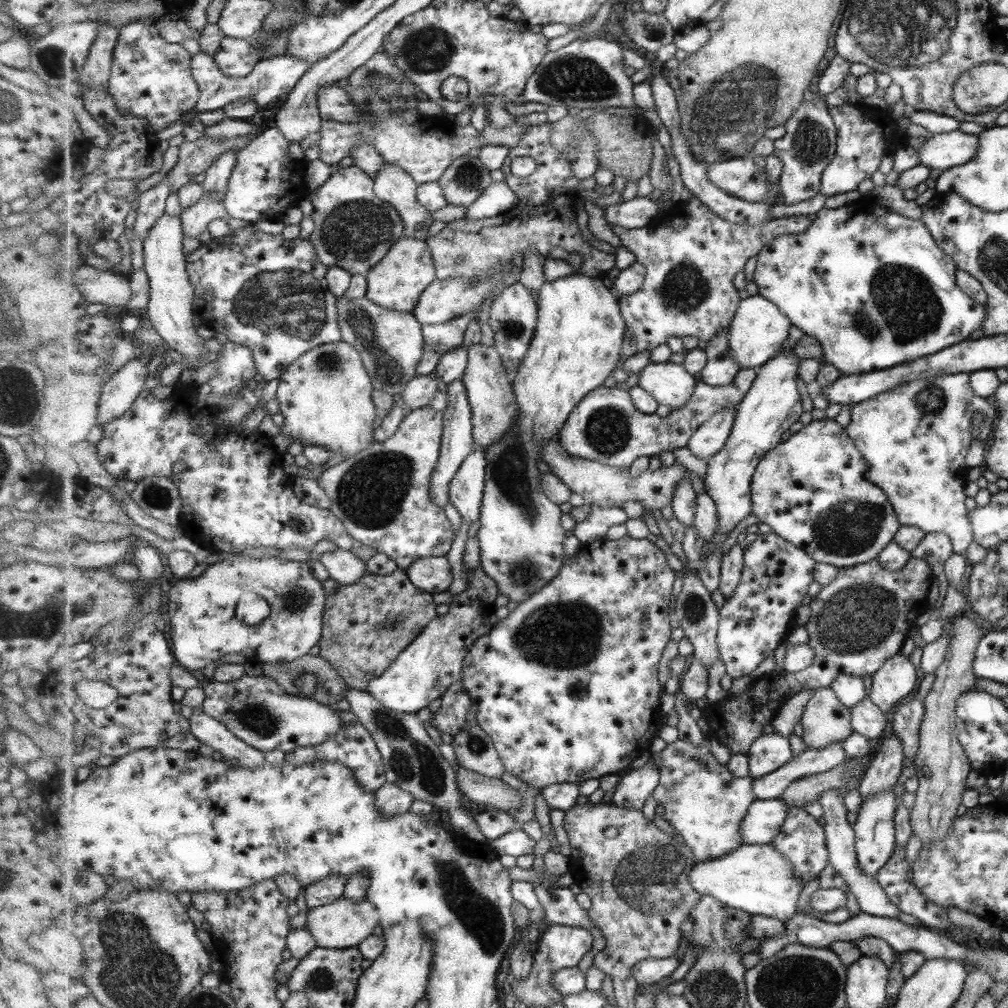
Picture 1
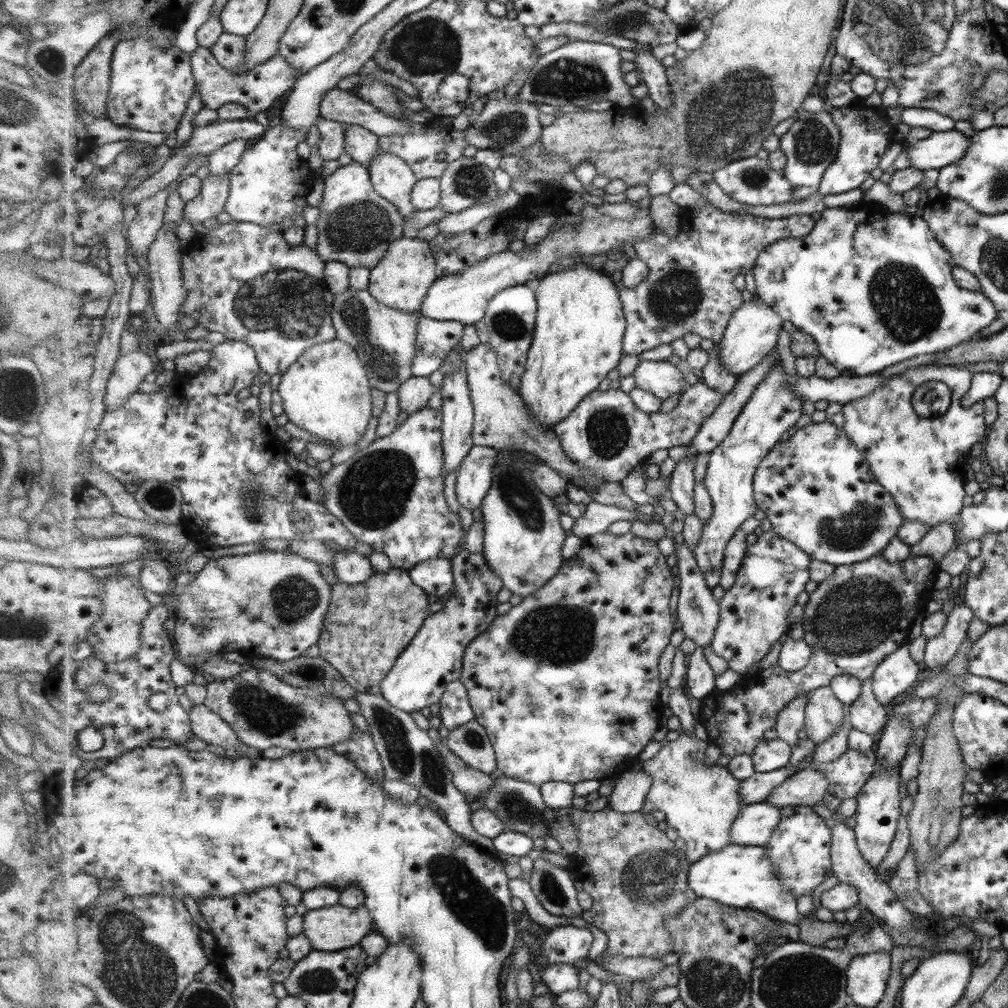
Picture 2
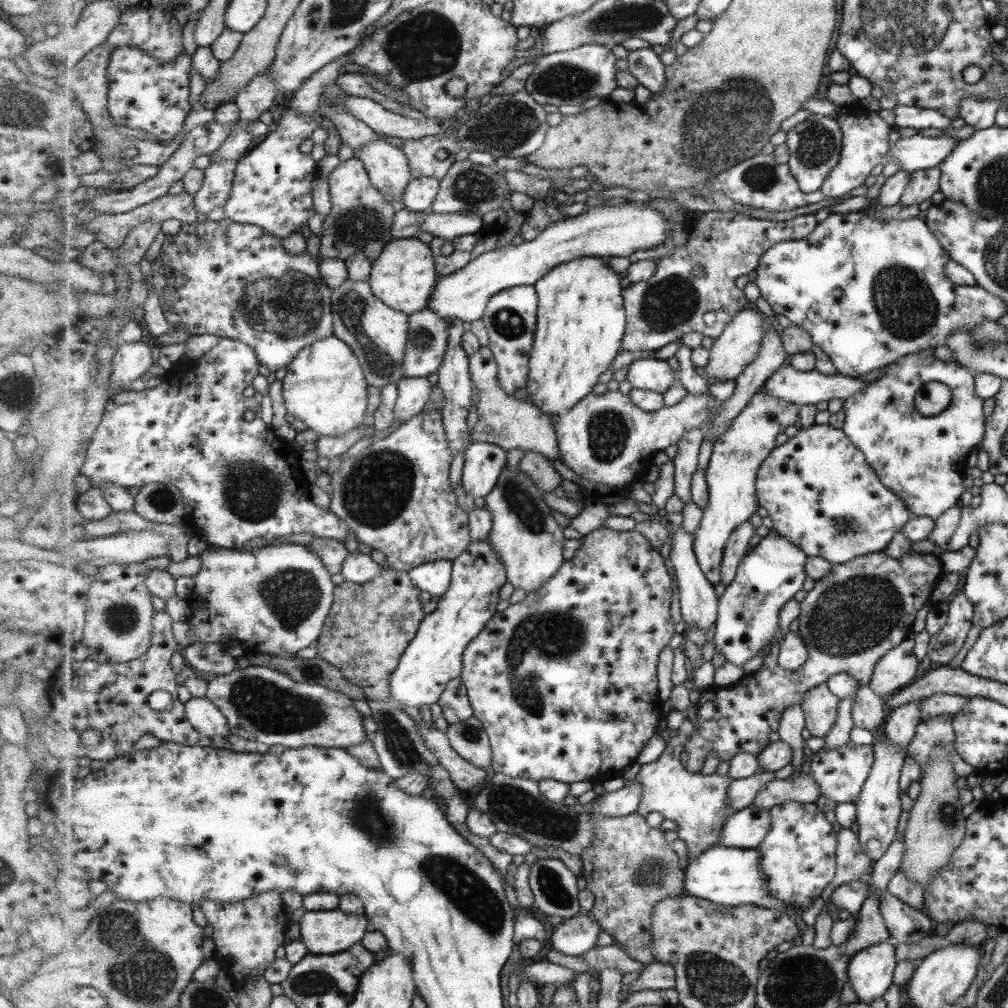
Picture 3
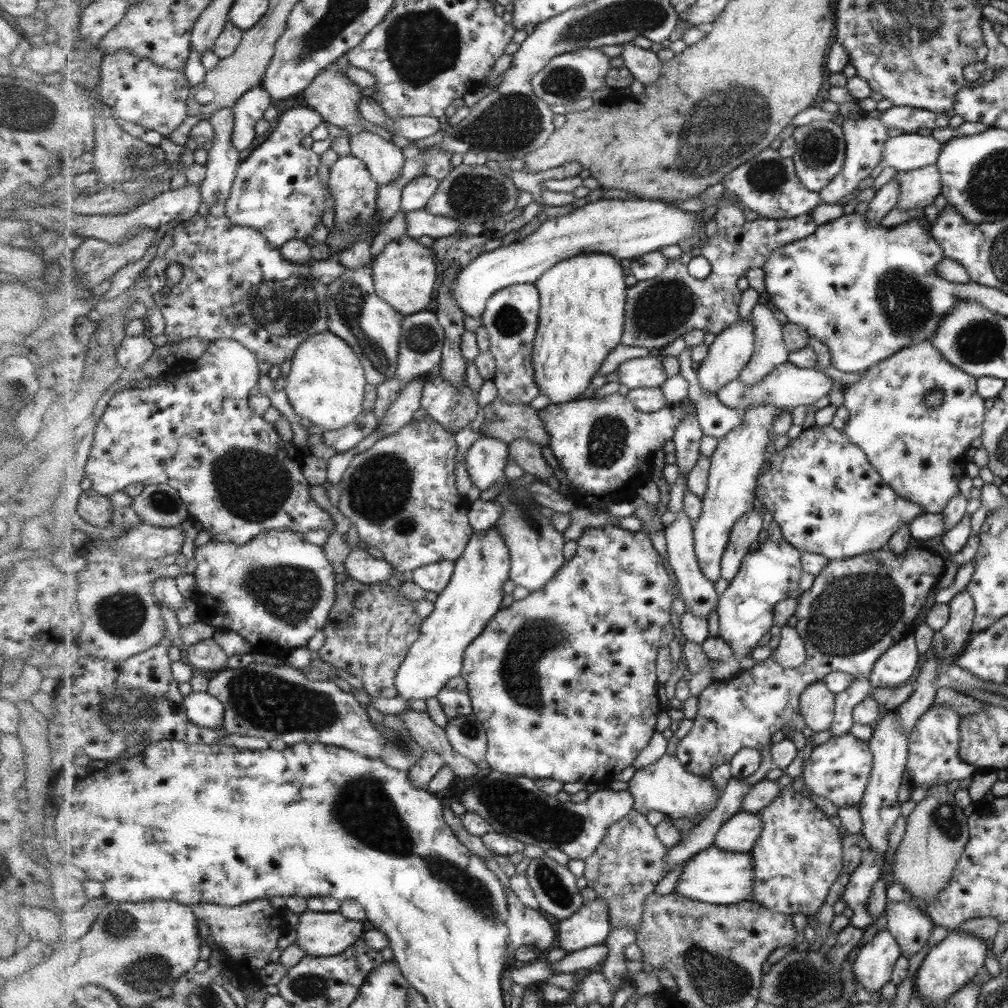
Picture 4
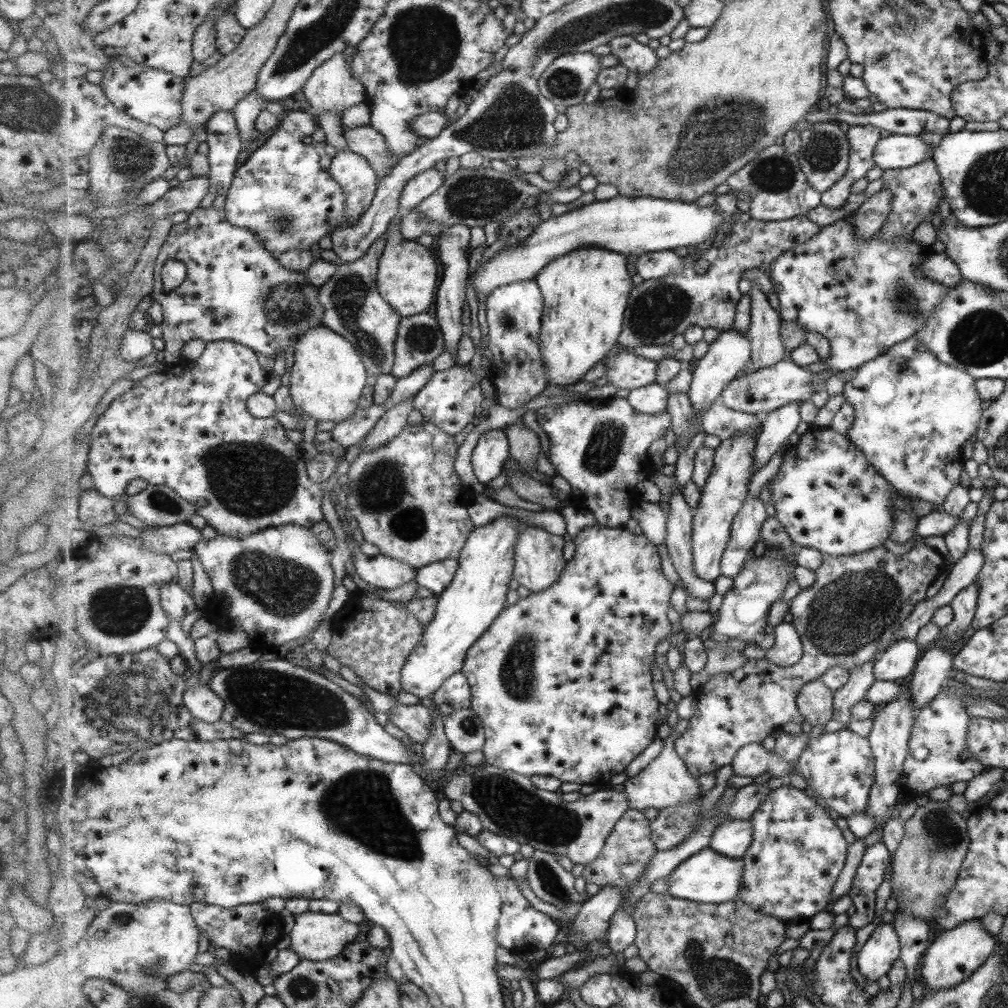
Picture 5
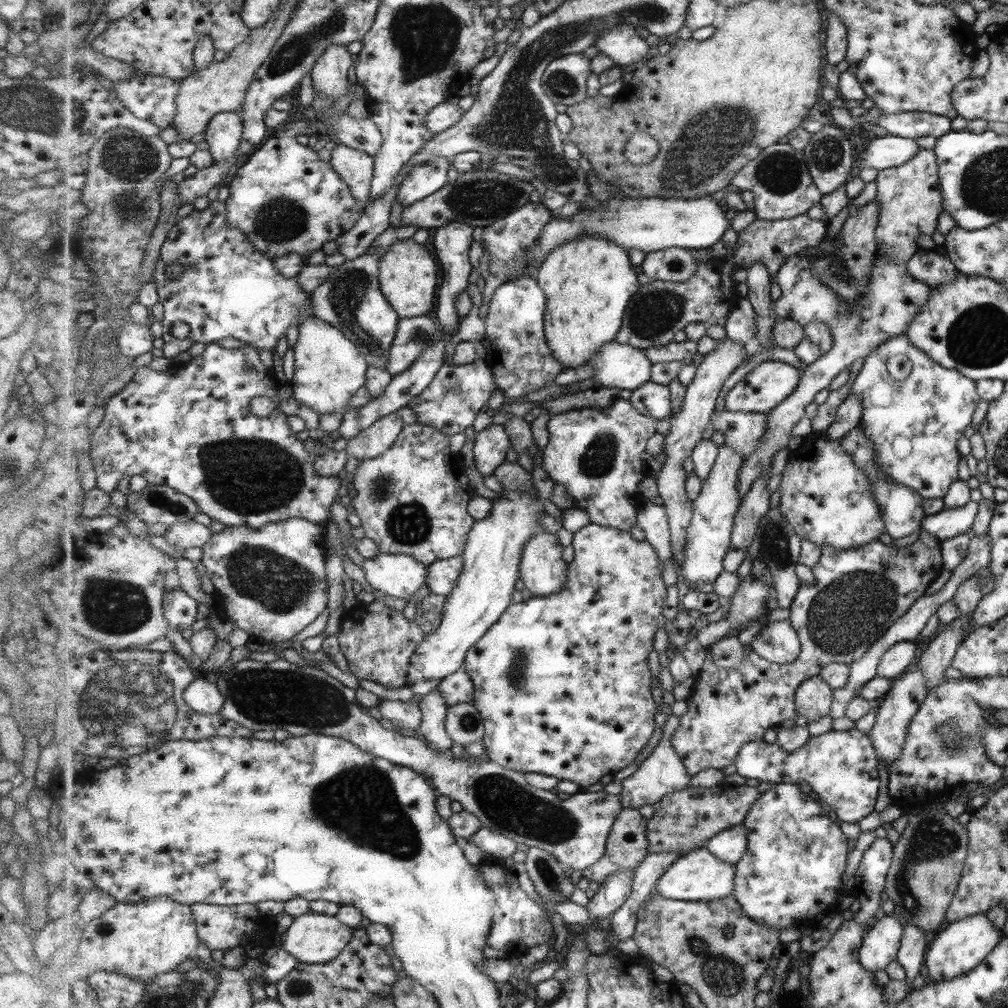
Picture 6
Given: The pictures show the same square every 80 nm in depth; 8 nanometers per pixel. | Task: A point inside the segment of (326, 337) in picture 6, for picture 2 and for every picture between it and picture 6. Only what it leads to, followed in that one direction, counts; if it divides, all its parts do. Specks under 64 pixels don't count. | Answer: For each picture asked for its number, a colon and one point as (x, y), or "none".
2: (328, 393)
3: (325, 387)
4: (327, 382)
5: (329, 377)

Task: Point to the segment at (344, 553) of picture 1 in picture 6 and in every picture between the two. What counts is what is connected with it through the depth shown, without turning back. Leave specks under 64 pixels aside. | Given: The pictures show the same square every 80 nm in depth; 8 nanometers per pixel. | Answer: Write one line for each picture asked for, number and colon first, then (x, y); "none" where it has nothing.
2: (351, 568)
3: (358, 568)
4: (360, 565)
5: (382, 572)
6: (399, 575)

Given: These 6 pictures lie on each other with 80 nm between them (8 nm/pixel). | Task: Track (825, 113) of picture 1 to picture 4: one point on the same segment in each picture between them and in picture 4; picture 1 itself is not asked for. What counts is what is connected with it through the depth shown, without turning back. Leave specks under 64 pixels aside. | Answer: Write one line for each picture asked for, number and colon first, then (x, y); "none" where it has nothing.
2: (812, 144)
3: (815, 145)
4: (820, 155)

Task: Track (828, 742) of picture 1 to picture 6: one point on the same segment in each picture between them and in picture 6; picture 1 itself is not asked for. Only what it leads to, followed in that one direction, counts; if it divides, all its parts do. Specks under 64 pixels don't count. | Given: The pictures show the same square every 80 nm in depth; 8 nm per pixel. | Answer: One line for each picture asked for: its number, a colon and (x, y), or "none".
2: (825, 714)
3: (821, 706)
4: (817, 705)
5: (816, 700)
6: (814, 699)

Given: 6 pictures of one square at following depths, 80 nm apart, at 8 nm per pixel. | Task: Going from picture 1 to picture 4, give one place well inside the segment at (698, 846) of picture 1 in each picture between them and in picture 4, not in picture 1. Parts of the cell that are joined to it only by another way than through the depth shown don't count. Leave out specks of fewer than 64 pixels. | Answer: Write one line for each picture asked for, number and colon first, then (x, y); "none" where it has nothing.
2: (702, 802)
3: (698, 804)
4: (667, 786)

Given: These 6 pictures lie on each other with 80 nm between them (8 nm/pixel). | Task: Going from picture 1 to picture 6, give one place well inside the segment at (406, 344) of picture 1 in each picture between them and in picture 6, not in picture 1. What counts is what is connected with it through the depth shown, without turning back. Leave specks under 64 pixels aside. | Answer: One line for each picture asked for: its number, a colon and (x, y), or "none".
2: (386, 339)
3: (378, 334)
4: (374, 329)
5: (352, 305)
6: (352, 299)

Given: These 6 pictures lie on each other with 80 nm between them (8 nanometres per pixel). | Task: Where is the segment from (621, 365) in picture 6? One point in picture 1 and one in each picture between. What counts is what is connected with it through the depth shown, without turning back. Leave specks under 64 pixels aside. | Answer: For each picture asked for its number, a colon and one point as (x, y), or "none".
1: (671, 384)
2: (663, 379)
3: (653, 374)
4: (643, 372)
5: (628, 370)

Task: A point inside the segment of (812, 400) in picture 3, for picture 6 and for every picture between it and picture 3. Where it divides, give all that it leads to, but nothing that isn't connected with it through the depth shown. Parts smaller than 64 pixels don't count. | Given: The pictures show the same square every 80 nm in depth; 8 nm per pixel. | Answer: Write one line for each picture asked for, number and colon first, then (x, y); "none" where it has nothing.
4: (788, 386)
5: (764, 391)
6: (765, 387)

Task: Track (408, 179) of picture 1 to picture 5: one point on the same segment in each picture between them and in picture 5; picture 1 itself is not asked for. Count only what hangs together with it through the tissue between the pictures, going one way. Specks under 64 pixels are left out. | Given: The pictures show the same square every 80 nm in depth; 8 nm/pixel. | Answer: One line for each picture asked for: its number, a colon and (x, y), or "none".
2: (393, 179)
3: (389, 168)
4: (385, 161)
5: (366, 140)

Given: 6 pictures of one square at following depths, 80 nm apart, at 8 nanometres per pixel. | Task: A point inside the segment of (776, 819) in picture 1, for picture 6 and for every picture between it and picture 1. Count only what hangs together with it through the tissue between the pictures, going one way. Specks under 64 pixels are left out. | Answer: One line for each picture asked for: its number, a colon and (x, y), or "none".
2: (758, 821)
3: (748, 828)
4: (740, 833)
5: (733, 838)
6: (730, 845)

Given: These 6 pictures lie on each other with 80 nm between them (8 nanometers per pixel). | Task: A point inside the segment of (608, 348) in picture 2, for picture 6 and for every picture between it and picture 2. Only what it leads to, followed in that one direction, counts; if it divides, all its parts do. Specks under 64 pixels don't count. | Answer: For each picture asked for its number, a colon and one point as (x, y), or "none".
3: (582, 320)
4: (583, 315)
5: (586, 293)
6: (589, 281)

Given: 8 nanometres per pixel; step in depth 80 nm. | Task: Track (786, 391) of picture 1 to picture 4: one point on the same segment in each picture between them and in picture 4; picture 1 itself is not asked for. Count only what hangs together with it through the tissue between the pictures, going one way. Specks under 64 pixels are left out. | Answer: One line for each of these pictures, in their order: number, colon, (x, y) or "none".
2: (774, 407)
3: (732, 474)
4: (738, 458)

